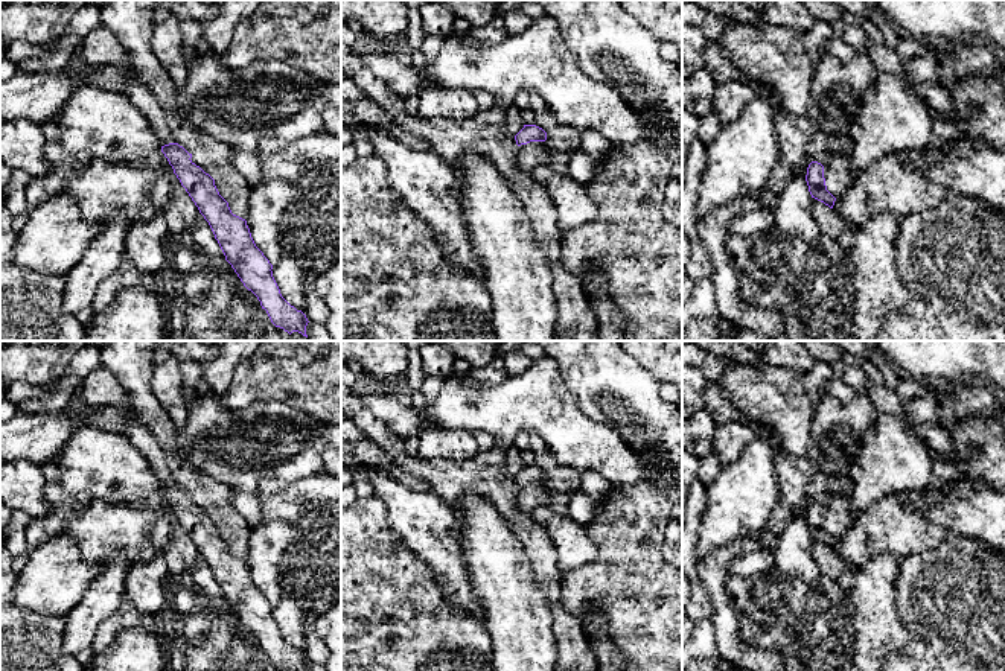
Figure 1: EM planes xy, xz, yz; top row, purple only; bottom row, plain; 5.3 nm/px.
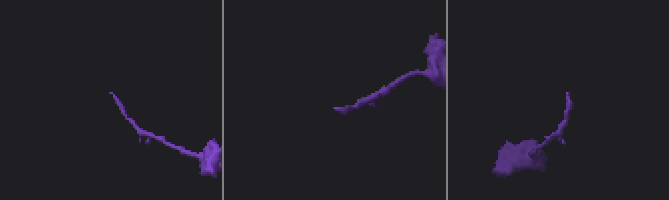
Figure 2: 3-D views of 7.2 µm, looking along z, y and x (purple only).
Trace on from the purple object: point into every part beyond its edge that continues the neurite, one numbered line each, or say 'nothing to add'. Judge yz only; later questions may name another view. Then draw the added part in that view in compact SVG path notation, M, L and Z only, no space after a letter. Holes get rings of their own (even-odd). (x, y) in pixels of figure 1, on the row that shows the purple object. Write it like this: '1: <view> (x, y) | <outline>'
1: yz (838, 174) | M847 146L842 152L828 152L827 161L822 164L827 190L834 198L841 198L854 180L850 163L851 155Z

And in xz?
1: xz (533, 154) | M530 142L518 146L518 166L524 172L533 172L538 166L550 161L551 149L544 142Z

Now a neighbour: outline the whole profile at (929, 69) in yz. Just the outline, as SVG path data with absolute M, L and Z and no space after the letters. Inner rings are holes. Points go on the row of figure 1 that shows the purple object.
M932 49L923 56L903 59L903 70L903 78L915 91L923 84L935 84L950 90L958 81L953 62L938 56Z

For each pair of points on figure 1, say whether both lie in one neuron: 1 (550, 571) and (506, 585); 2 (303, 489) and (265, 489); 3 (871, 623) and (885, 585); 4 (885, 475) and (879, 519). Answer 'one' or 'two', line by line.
1: two
2: one
3: one
4: two

